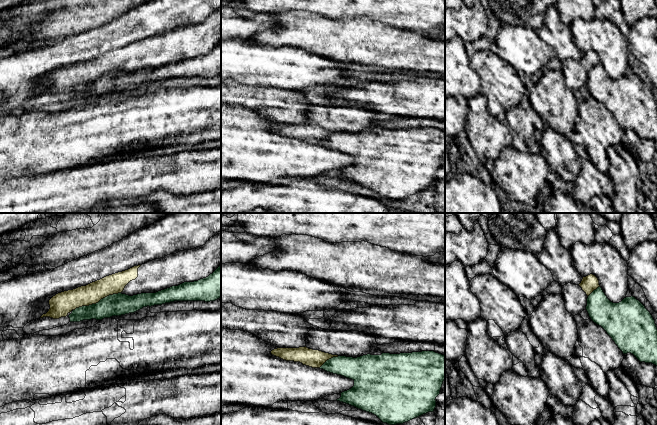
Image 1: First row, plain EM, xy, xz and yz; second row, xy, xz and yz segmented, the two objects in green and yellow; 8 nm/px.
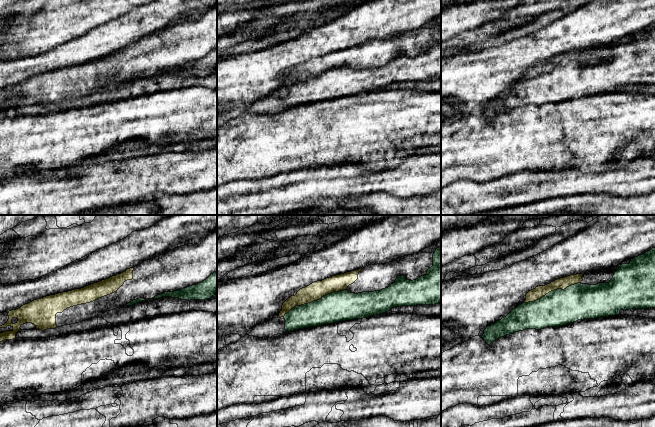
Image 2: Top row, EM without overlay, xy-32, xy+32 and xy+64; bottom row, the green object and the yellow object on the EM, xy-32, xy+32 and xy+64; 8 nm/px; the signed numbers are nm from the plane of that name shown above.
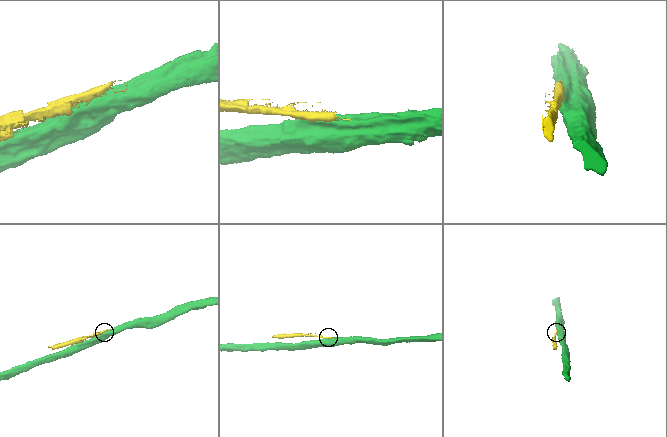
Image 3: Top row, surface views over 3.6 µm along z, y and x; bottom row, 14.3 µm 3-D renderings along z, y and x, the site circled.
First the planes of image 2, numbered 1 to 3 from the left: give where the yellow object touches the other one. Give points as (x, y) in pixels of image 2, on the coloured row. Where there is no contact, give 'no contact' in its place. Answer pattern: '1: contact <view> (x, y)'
1: no contact
2: contact xy+32 (314, 301)
3: contact xy+64 (551, 291)

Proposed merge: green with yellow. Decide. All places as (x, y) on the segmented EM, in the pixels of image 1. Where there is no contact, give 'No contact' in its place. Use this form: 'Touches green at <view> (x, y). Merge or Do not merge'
Touches green at xy (96, 303). Do not merge

